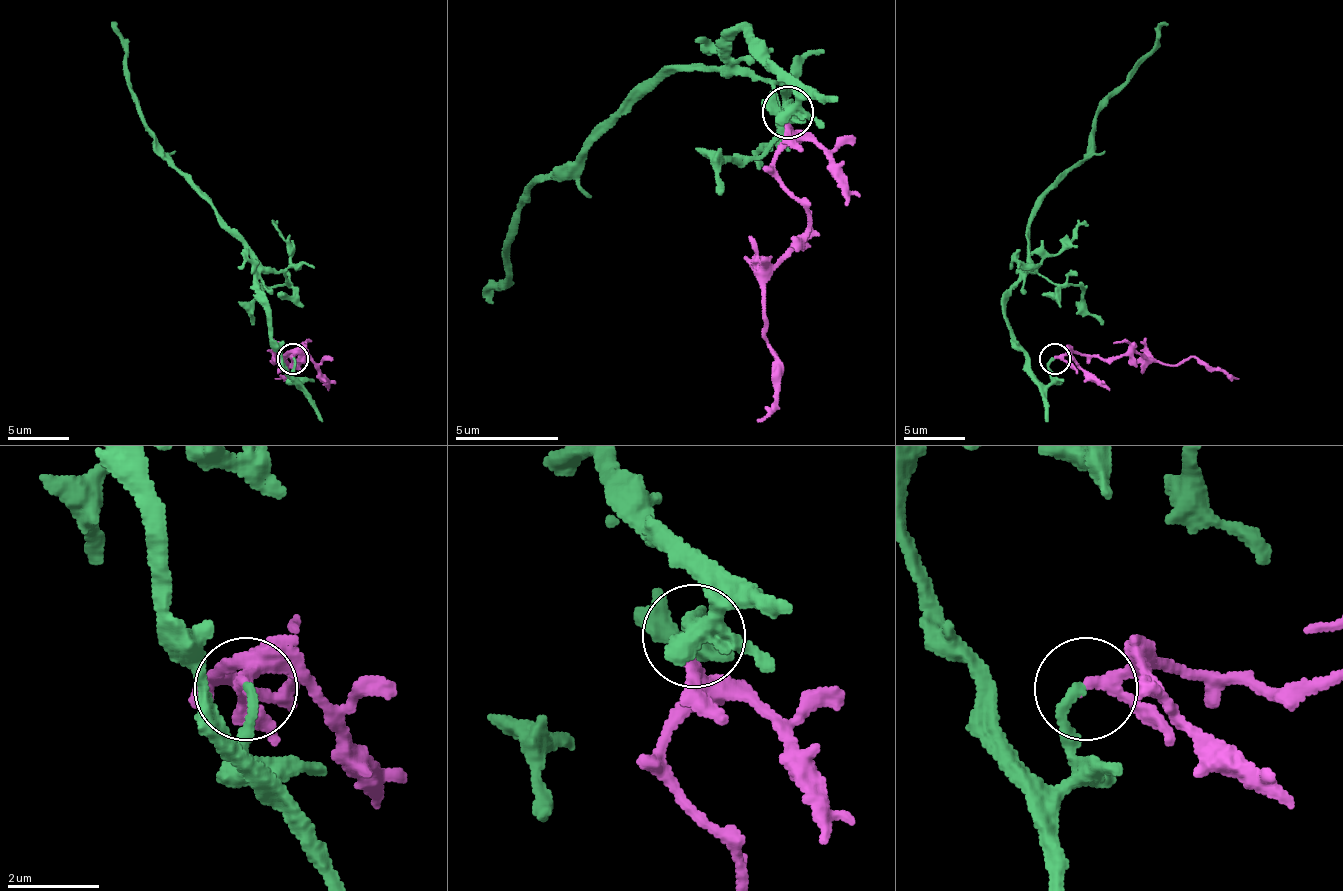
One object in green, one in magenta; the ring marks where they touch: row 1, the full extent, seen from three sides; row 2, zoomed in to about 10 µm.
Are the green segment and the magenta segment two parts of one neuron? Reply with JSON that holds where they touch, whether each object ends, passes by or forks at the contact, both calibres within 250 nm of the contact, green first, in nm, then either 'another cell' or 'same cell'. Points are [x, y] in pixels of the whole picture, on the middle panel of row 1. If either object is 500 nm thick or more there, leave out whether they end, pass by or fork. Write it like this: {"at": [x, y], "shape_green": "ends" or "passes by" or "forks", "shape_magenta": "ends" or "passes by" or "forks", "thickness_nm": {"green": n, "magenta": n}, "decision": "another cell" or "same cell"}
{"at": [788, 112], "shape_green": "ends", "shape_magenta": "passes by", "thickness_nm": {"green": 200, "magenta": 190}, "decision": "same cell"}

